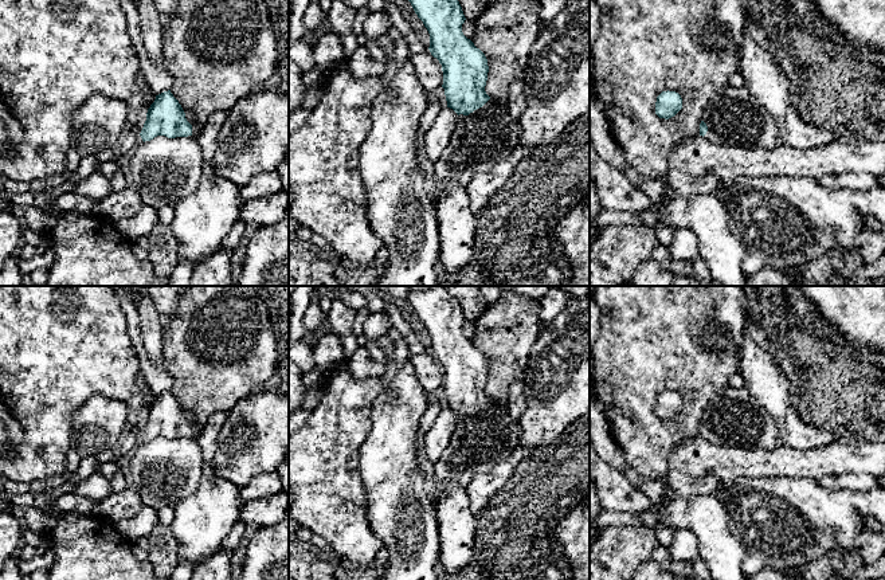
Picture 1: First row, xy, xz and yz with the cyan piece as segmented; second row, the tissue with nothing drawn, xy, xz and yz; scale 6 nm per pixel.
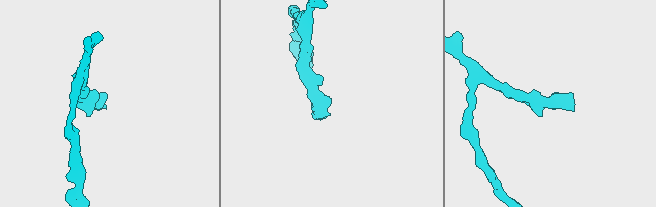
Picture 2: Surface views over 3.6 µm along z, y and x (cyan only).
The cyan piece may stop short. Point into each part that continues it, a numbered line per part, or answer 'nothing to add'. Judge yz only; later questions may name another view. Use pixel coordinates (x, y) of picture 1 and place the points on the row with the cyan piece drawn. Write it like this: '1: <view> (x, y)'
1: yz (733, 117)

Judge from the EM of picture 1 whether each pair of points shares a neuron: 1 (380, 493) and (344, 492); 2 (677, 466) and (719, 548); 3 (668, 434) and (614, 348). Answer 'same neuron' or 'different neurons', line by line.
1: different neurons
2: different neurons
3: same neuron

